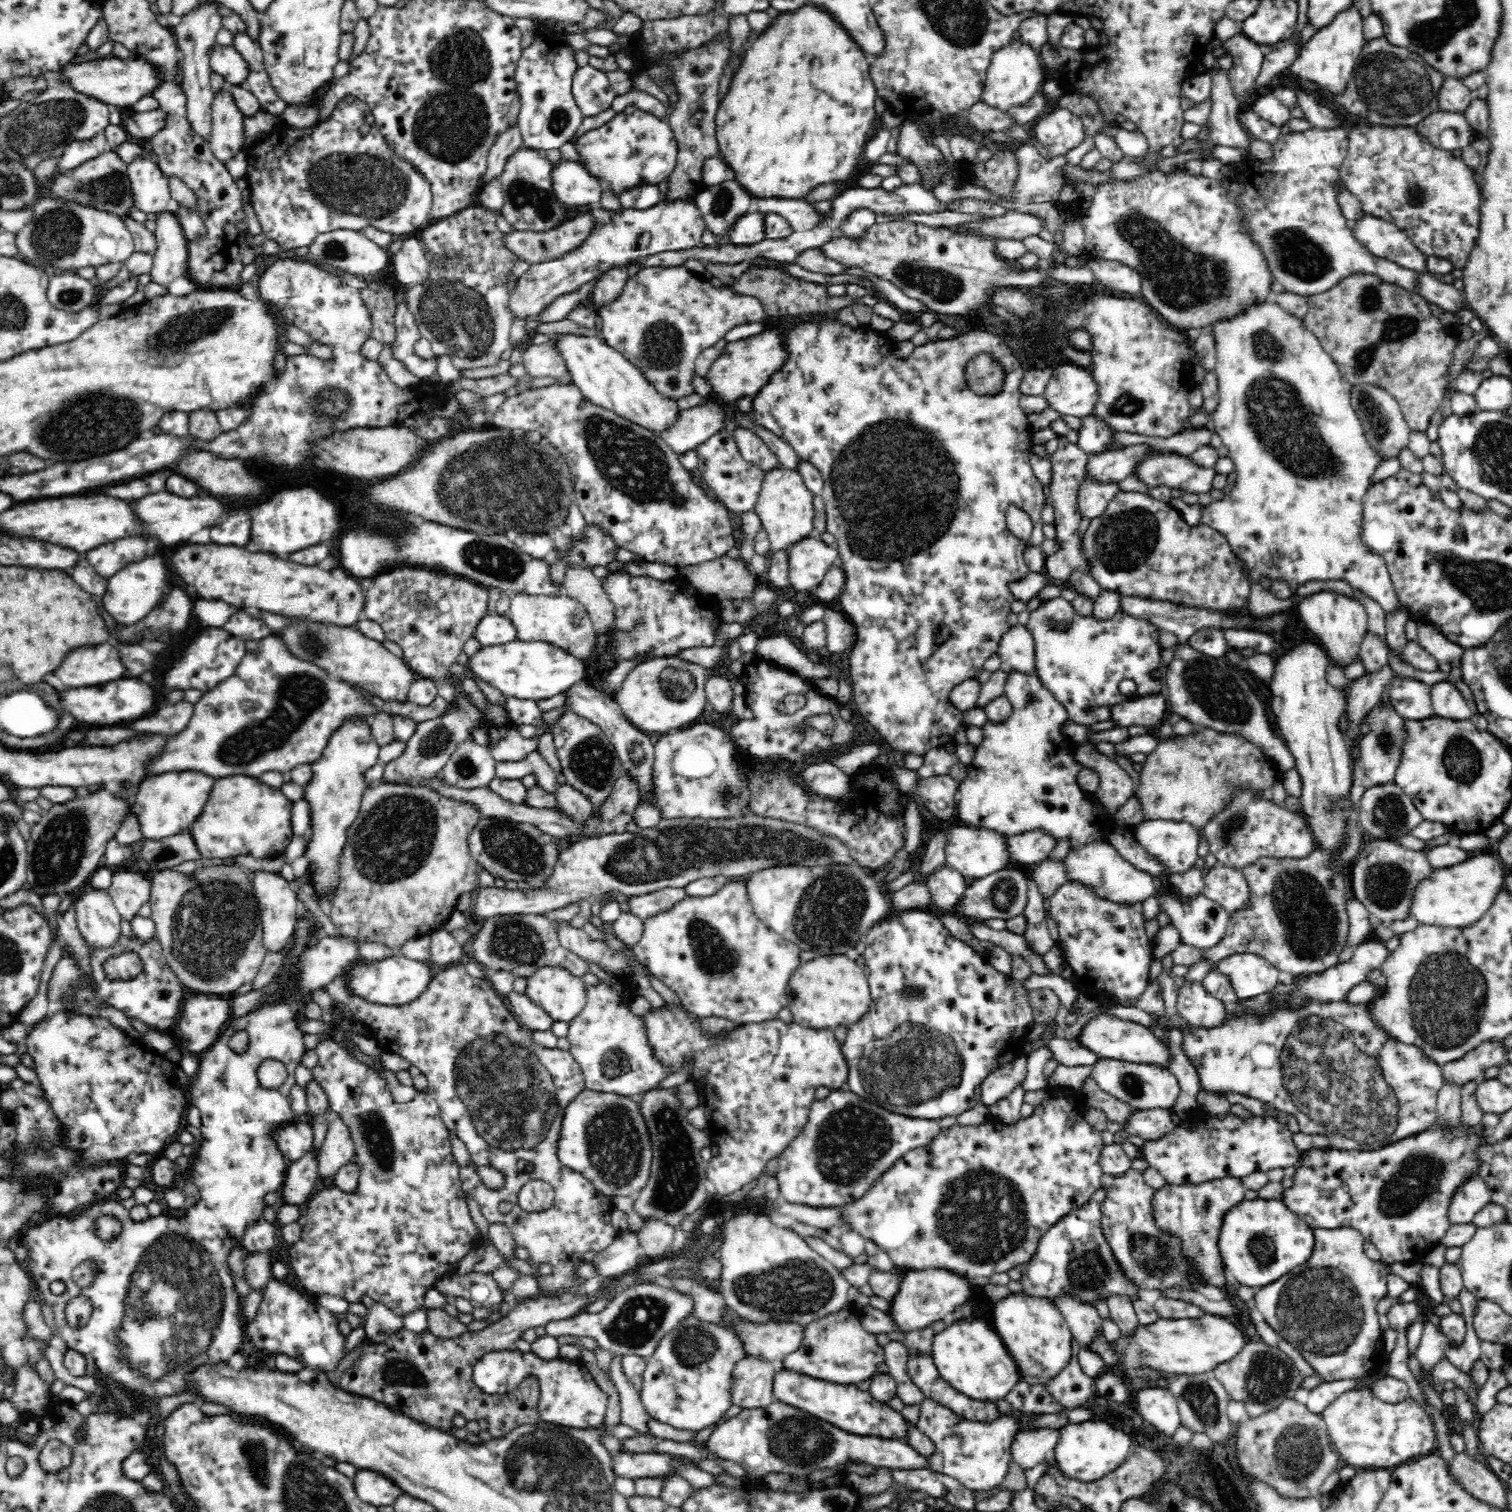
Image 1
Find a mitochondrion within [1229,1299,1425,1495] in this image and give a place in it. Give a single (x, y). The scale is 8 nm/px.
(1298, 1451)

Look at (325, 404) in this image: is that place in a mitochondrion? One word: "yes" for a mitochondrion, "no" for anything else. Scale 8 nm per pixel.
yes

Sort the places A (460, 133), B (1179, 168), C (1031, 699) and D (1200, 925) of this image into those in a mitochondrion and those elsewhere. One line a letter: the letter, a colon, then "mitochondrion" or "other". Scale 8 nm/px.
A: mitochondrion
B: other
C: other
D: mitochondrion

